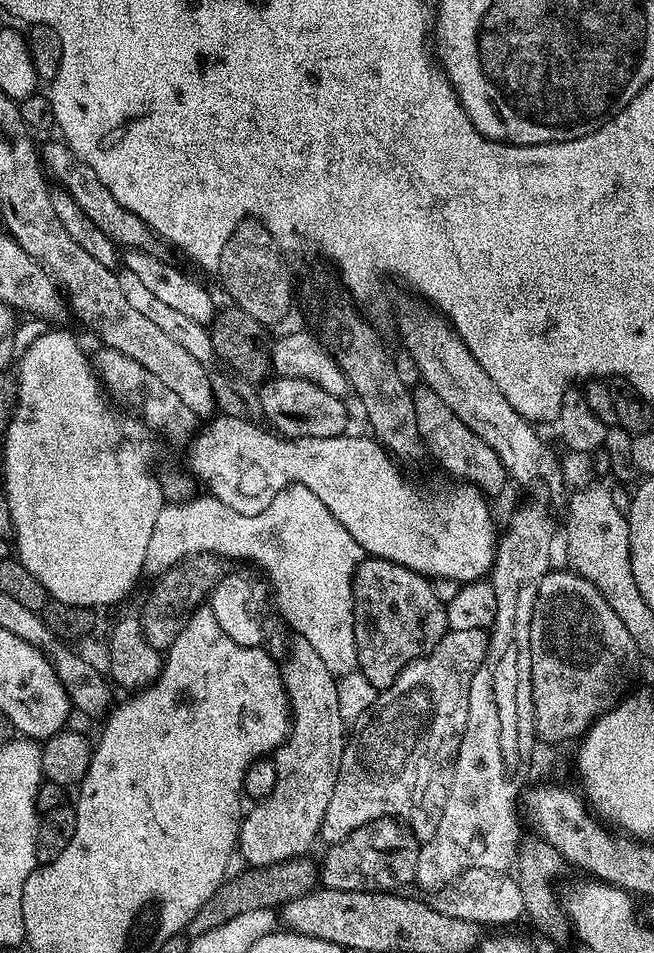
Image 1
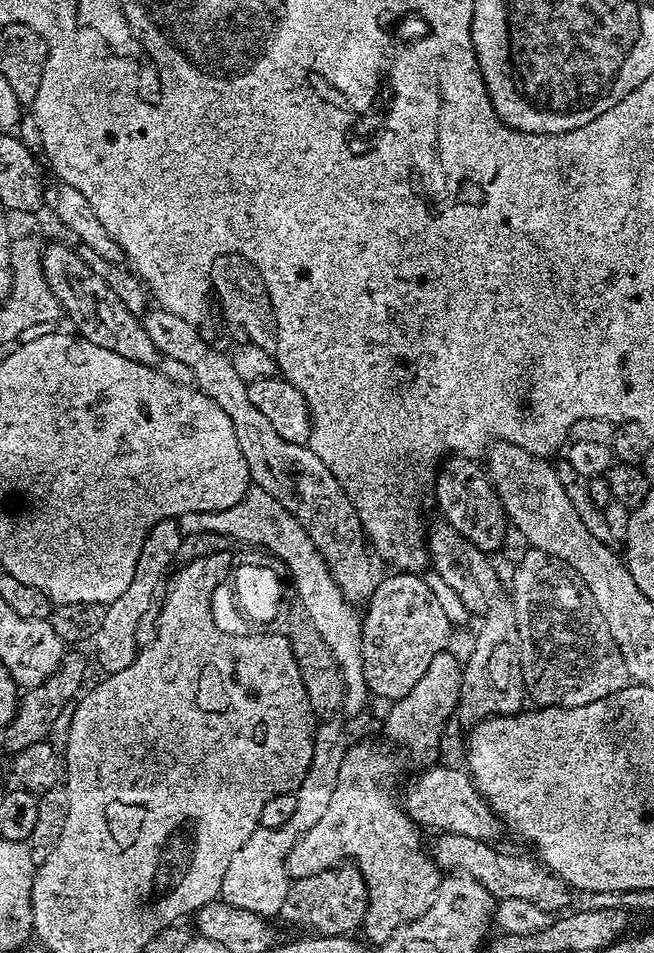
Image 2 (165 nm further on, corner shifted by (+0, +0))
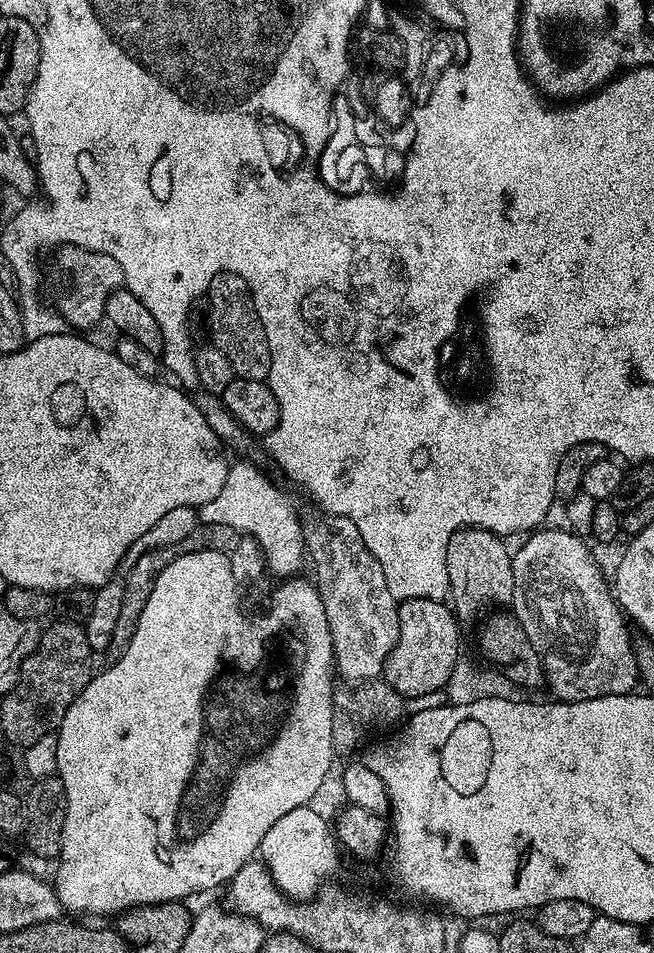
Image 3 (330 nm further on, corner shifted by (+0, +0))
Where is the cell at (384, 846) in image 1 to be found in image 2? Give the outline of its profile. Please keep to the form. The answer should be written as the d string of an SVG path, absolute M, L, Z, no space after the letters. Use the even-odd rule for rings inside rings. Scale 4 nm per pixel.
M344 864L337 868L327 868L317 875L308 875L304 879L291 881L286 902L280 908L280 916L282 920L285 919L292 924L300 924L316 930L317 935L349 935L350 928L355 924L357 927L358 915L362 910L362 899L366 893L367 885L364 883L364 876L355 865Z

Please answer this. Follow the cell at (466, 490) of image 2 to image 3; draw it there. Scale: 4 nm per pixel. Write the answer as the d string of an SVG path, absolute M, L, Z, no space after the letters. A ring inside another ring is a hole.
M459 528L446 546L450 604L457 621L472 620L483 608L511 605L514 594L513 553L501 537L485 528Z

